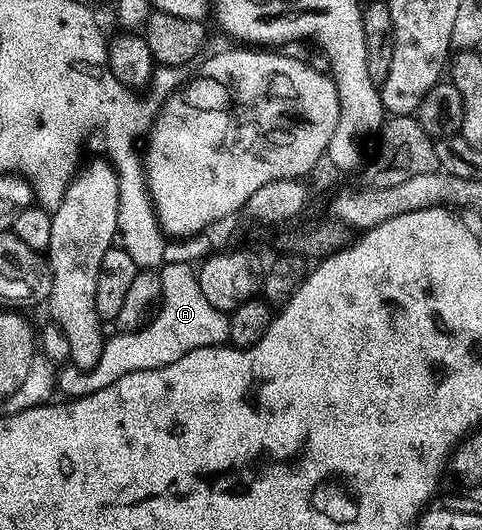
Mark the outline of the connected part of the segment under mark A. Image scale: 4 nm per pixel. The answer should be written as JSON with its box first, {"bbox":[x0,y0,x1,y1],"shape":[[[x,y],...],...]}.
{"bbox":[57,262,229,399],"shape":[[[166,262],[159,271],[161,277],[161,302],[153,316],[144,327],[137,331],[121,331],[117,335],[110,334],[103,345],[103,353],[99,353],[99,361],[95,361],[93,367],[84,369],[65,365],[57,372],[57,386],[62,396],[72,397],[73,399],[82,399],[84,395],[95,393],[99,389],[107,389],[119,377],[127,373],[135,373],[143,369],[159,369],[179,361],[191,349],[203,349],[204,347],[220,347],[229,343],[229,315],[226,312],[215,309],[207,297],[203,297],[203,289],[199,289],[196,270],[185,263]]]}

